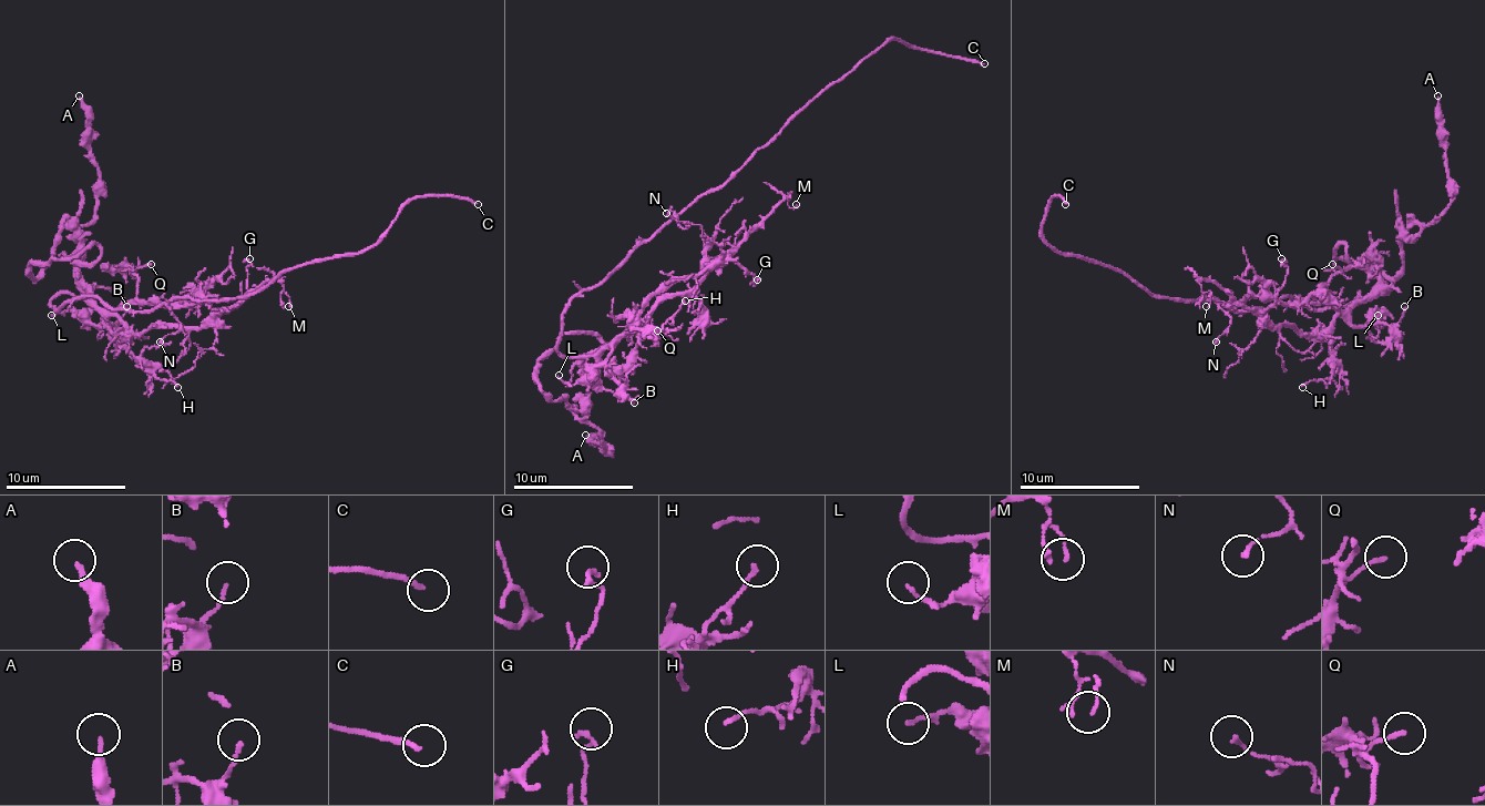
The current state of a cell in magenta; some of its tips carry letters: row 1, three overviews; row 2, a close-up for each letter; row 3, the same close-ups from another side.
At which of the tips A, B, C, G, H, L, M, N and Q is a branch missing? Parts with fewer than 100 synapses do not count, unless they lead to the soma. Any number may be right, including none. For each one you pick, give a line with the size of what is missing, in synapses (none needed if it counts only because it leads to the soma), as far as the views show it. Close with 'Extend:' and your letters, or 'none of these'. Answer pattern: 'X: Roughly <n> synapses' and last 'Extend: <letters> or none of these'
Extend: C

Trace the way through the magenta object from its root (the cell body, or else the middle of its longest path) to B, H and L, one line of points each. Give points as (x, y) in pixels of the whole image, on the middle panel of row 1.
B: (571, 301), (562, 315), (559, 352), (567, 357), (597, 357), (610, 348), (606, 373), (634, 402)
H: (571, 301), (562, 315), (559, 336), (559, 352), (567, 357), (601, 354), (627, 330), (661, 330), (685, 301)
L: (571, 301), (562, 315), (559, 352), (567, 357), (597, 357), (610, 348), (610, 354), (573, 384), (559, 375)

